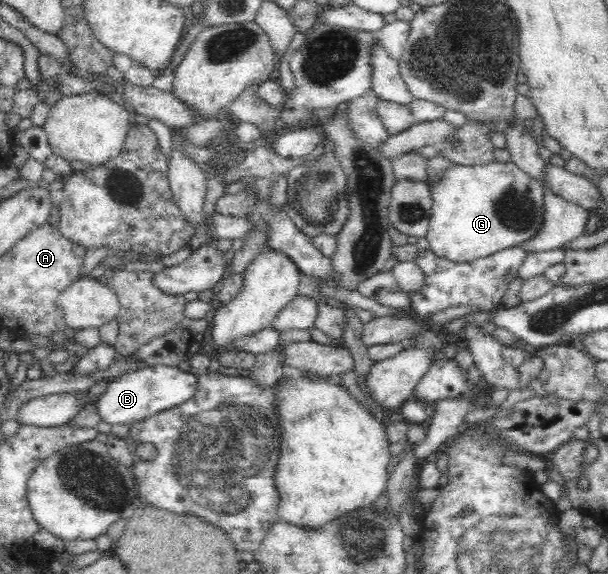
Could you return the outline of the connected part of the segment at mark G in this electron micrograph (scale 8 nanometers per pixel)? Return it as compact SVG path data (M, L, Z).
M508 162L450 166L425 180L432 198L426 240L436 256L472 262L532 238L544 222L542 183Z

